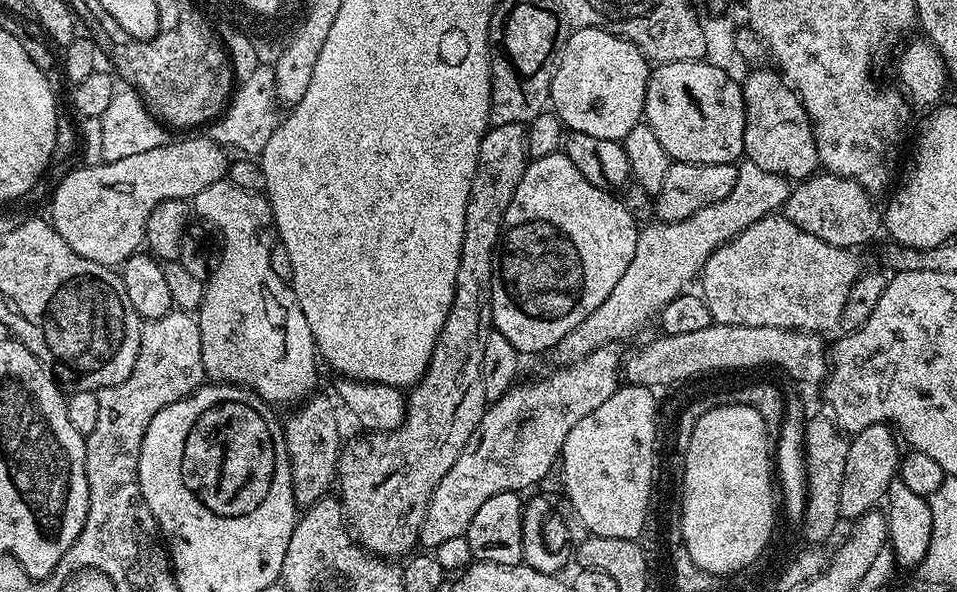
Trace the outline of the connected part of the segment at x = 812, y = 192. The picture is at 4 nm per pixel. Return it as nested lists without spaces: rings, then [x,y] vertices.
[[[821,171],[806,180],[799,181],[789,191],[788,200],[783,206],[782,214],[794,226],[804,232],[822,238],[830,246],[856,250],[859,244],[868,244],[882,232],[882,212],[876,209],[875,199],[870,198],[853,180],[836,176],[832,172]]]

